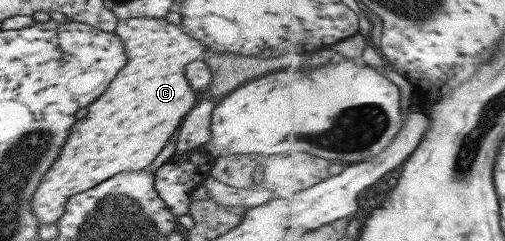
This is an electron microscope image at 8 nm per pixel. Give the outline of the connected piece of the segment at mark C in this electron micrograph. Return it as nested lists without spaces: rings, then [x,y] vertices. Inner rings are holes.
[[[147,16],[130,17],[118,20],[113,33],[124,45],[124,52],[127,57],[125,69],[119,71],[119,75],[115,75],[113,83],[107,87],[107,93],[99,95],[99,99],[95,99],[95,103],[91,103],[91,105],[87,107],[87,109],[89,109],[87,115],[85,115],[83,119],[79,119],[79,121],[71,127],[71,131],[69,131],[69,135],[67,135],[67,141],[65,141],[65,145],[61,147],[61,153],[55,158],[55,161],[51,164],[49,170],[43,174],[41,182],[37,184],[37,188],[35,188],[35,192],[33,192],[31,200],[29,200],[29,209],[31,209],[31,213],[35,214],[35,217],[38,219],[38,225],[55,223],[57,219],[59,219],[59,216],[63,214],[65,203],[71,195],[76,195],[77,193],[81,193],[81,191],[87,191],[91,189],[91,187],[95,187],[97,183],[102,183],[103,181],[110,179],[110,177],[113,177],[113,175],[121,172],[140,171],[147,167],[151,161],[157,157],[157,153],[159,153],[159,151],[169,143],[169,140],[172,139],[171,137],[173,133],[177,131],[183,116],[197,103],[197,95],[195,95],[196,91],[192,89],[185,79],[184,69],[191,61],[201,59],[203,56],[201,53],[204,53],[205,49],[204,47],[201,47],[196,39],[187,35],[180,25],[173,25],[167,22],[167,19],[165,18],[152,18]]]

